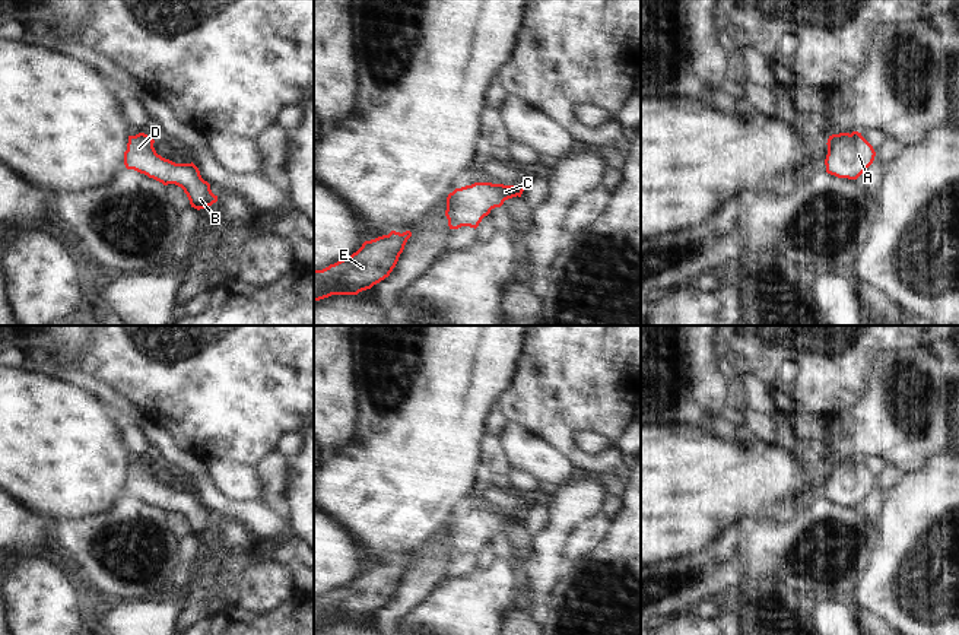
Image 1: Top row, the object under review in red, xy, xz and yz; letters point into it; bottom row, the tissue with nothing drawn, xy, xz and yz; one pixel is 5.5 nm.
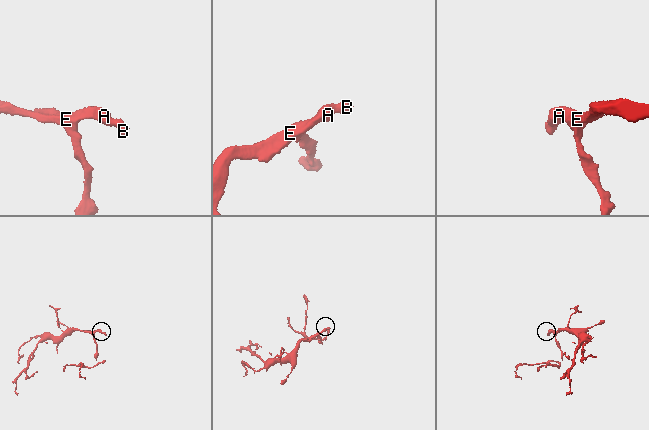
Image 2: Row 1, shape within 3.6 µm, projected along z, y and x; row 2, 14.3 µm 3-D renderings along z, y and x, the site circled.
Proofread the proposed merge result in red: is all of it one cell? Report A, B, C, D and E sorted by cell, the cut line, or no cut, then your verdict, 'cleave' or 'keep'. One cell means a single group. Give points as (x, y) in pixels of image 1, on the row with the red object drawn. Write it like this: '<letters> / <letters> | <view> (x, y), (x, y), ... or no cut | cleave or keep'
A B C D E | no cut | keep

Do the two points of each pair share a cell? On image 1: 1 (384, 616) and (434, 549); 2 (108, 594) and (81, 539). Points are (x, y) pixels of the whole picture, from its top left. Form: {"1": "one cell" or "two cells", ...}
{"1": "one cell", "2": "one cell"}

